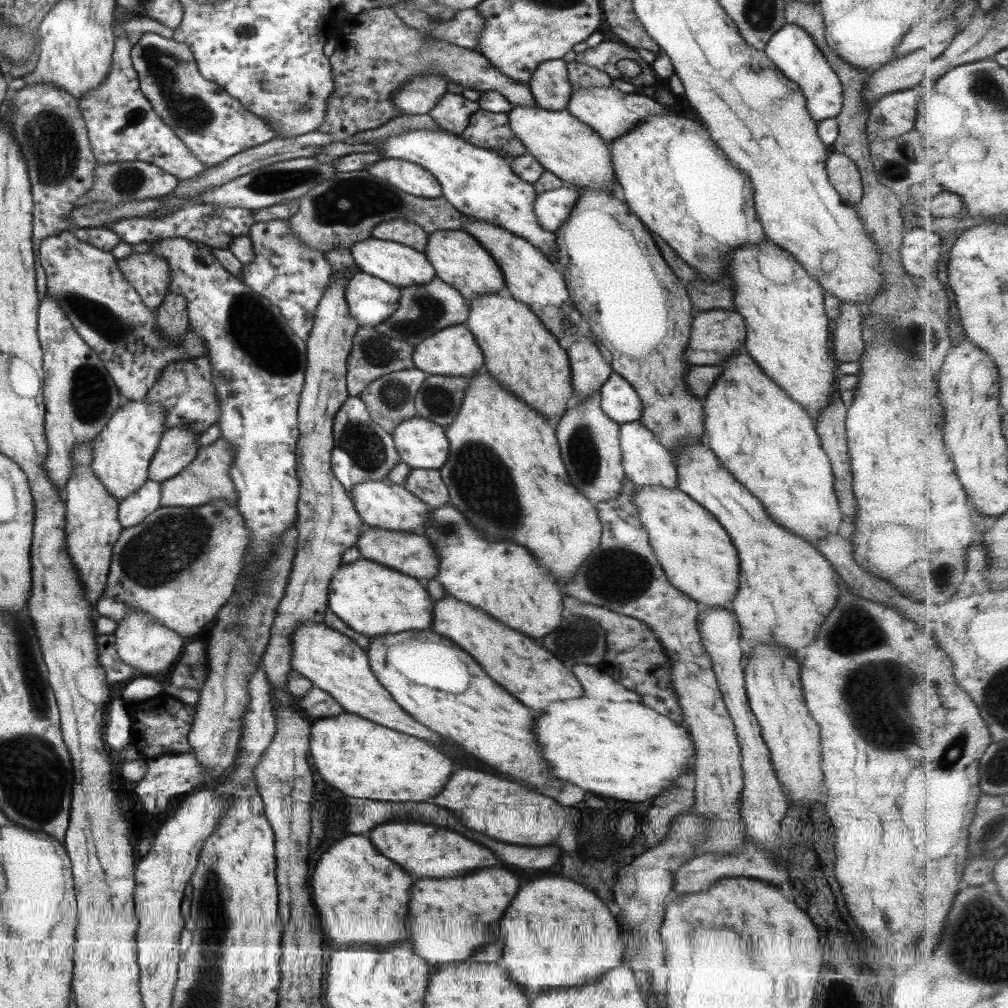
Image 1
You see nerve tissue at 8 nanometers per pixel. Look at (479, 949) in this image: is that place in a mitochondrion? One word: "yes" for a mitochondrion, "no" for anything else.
no

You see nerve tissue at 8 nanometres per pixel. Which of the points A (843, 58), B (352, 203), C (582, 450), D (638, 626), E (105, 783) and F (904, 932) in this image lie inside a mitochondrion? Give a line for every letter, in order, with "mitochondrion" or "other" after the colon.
A: other
B: mitochondrion
C: mitochondrion
D: other
E: other
F: other

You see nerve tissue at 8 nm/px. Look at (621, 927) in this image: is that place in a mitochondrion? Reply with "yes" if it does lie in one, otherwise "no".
no

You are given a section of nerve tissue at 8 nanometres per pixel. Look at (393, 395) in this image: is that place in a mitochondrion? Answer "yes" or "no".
yes

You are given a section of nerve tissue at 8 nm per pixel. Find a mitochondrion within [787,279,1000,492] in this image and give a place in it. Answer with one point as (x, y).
(910, 337)

